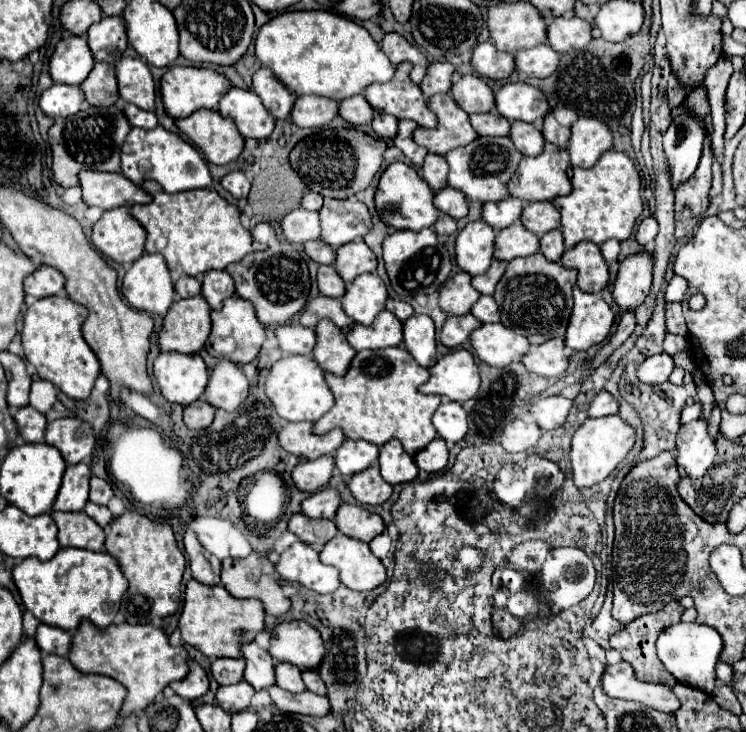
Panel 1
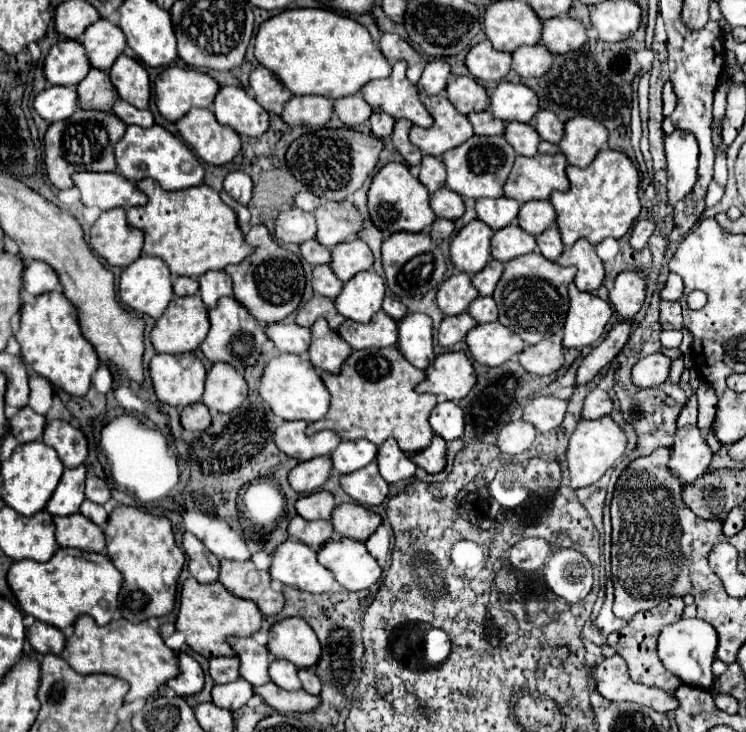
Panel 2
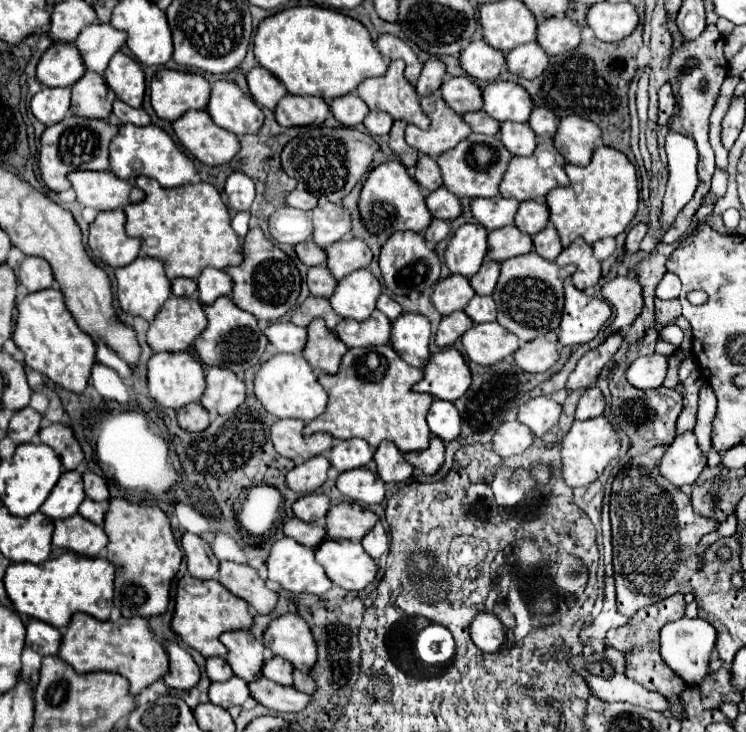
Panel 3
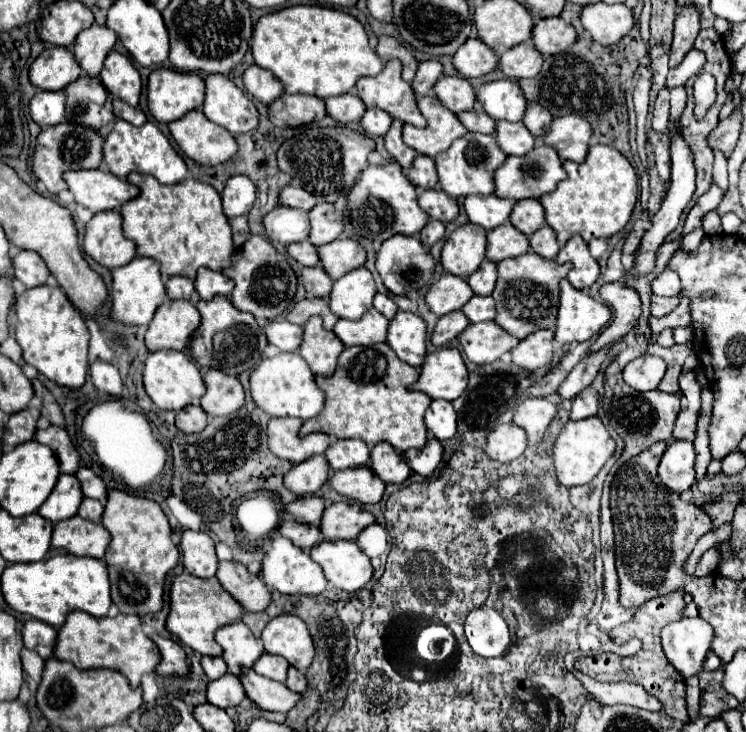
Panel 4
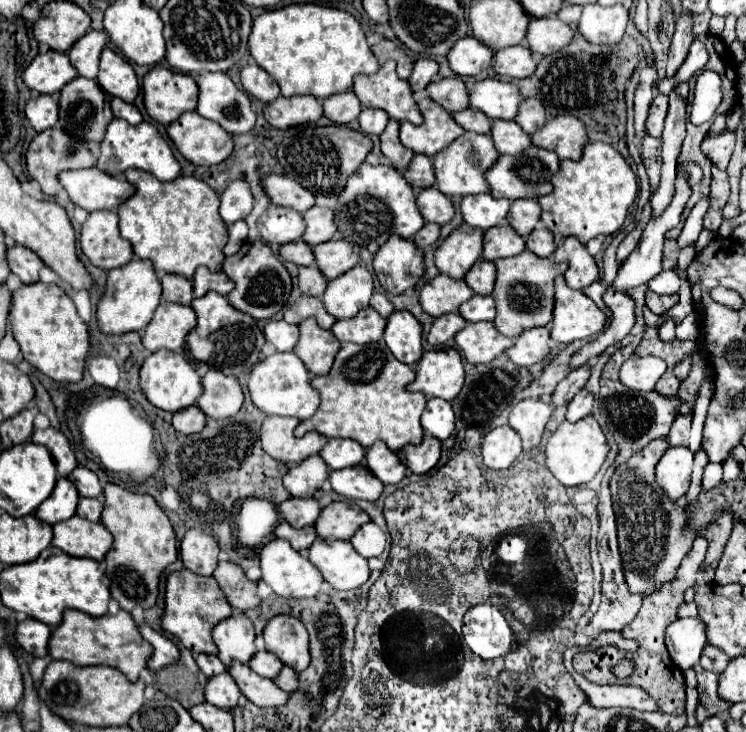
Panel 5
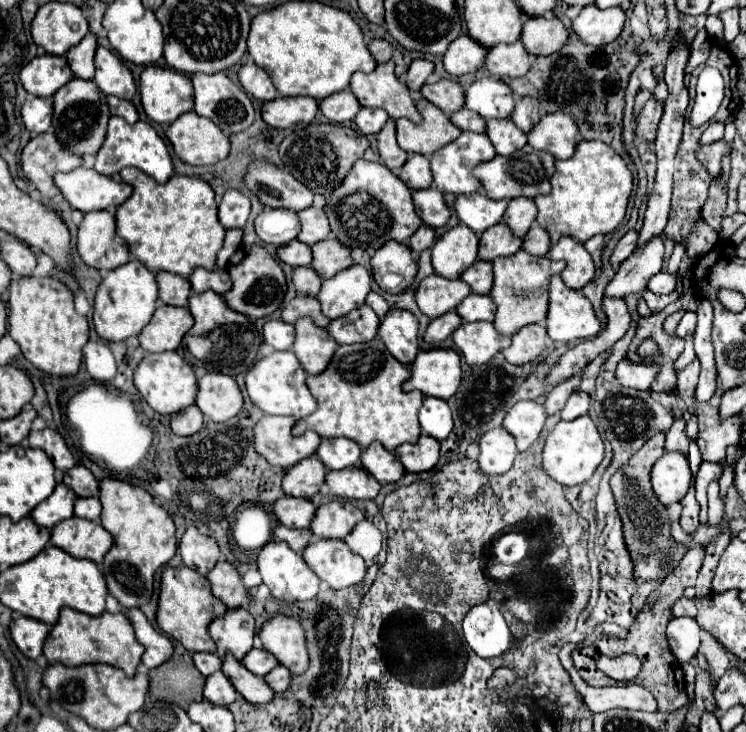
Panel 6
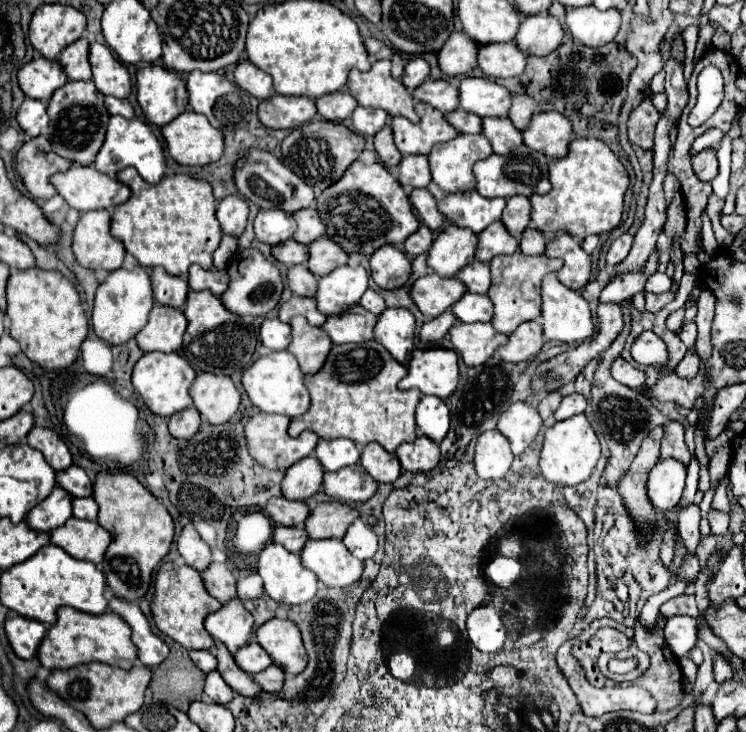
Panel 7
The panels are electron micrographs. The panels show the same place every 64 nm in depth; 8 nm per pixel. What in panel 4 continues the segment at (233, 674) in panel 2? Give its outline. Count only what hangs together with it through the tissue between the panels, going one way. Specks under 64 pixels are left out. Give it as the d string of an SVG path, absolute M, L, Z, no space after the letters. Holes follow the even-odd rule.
M202 656L202 668L204 668L204 672L206 672L206 676L208 676L210 680L216 680L216 678L228 674L228 668L226 668L224 660L218 658L218 656L216 656L216 658L212 658L212 656Z

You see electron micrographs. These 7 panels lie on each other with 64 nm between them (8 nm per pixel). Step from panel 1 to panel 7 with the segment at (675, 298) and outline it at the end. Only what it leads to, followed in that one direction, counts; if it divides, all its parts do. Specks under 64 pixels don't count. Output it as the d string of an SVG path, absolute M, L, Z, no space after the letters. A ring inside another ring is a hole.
M656 272L648 278L646 282L646 292L654 292L654 294L662 294L662 292L668 292L672 288L672 278L662 274L662 272Z

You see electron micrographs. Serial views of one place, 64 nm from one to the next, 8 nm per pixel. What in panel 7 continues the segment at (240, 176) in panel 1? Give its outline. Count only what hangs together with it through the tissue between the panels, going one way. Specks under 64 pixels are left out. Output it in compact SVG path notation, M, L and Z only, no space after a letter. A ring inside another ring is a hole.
M230 194L218 204L216 218L222 226L222 232L240 236L246 228L246 220L248 220L248 202L244 202L240 194Z

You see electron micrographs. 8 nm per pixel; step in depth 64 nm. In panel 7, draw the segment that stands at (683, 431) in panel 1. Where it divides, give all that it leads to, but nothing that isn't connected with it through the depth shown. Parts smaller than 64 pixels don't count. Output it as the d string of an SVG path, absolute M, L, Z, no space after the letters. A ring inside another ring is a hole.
M660 460L654 464L648 476L648 498L652 504L666 512L668 508L676 506L682 498L686 482L686 466L678 460Z

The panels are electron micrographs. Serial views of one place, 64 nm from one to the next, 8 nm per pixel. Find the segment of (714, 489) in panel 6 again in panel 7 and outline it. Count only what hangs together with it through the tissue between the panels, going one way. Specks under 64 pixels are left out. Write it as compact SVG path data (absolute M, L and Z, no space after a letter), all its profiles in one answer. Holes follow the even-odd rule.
M730 447L718 448L718 450L716 450L716 454L714 454L714 456L709 461L711 488L716 487L718 480L728 472L730 462ZM713 509L709 510L708 520L711 527L711 533L719 536L724 535L727 532L729 523L728 521L724 521L724 518L729 518L729 516Z

